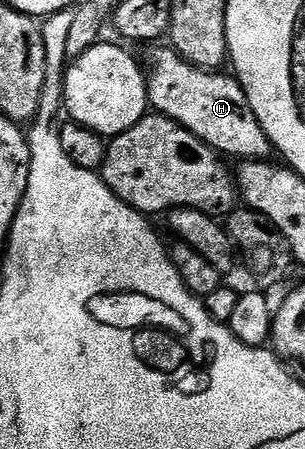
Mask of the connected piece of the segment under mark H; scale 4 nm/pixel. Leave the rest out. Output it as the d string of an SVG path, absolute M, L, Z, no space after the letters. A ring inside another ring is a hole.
M173 47L158 48L150 56L150 68L148 64L148 75L146 78L146 94L148 104L151 109L159 116L172 118L180 126L184 126L196 138L200 138L215 152L223 157L239 156L239 161L256 160L265 161L269 152L272 152L272 145L269 138L264 134L248 98L244 94L242 85L238 83L233 75L218 76L217 71L197 68L192 66L187 60L179 56Z

